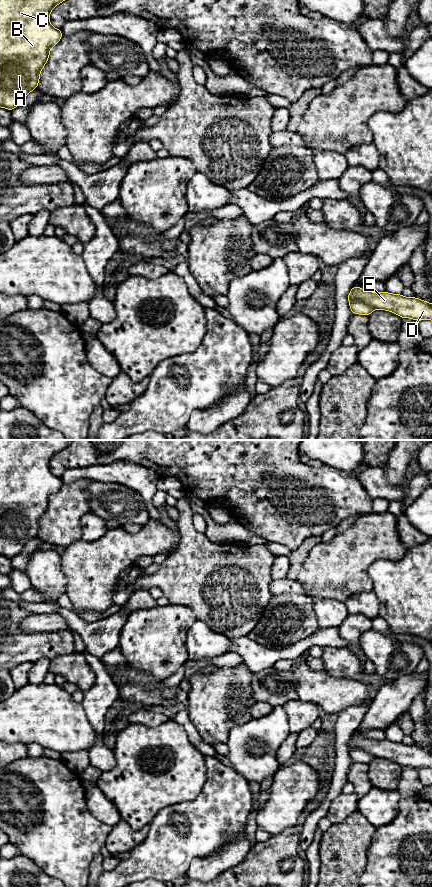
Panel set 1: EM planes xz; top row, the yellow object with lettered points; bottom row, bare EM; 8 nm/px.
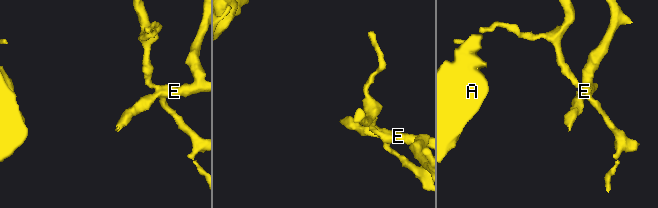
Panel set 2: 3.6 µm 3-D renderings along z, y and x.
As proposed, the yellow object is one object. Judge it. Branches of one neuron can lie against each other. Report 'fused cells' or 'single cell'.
fused cells

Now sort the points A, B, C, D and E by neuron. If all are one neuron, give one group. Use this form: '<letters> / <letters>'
A B C / D E

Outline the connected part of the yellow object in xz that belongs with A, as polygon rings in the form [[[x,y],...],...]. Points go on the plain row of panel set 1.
[[[0,440],[0,555],[13,558],[19,554],[25,545],[38,535],[40,520],[44,516],[50,503],[50,497],[59,491],[63,482],[60,477],[55,477],[49,467],[52,457],[65,449],[72,440]]]

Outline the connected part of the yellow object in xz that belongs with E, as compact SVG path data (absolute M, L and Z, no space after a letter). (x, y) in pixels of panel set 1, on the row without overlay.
M353 734L348 742L348 748L362 749L376 758L387 758L403 766L411 766L416 769L432 769L432 751L415 745L404 745L401 742L386 740L371 740L360 735Z

